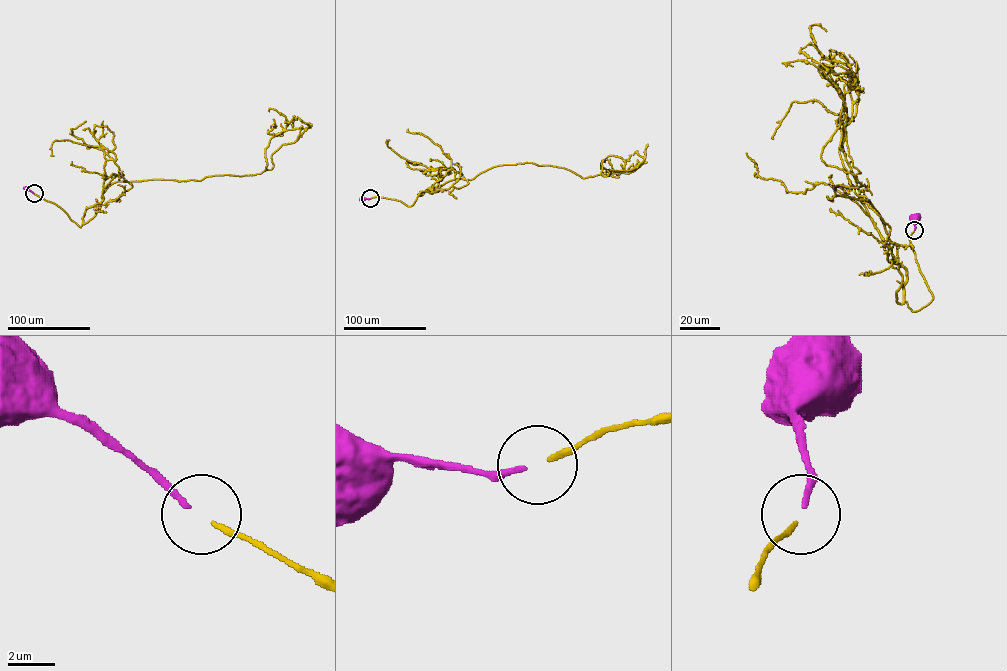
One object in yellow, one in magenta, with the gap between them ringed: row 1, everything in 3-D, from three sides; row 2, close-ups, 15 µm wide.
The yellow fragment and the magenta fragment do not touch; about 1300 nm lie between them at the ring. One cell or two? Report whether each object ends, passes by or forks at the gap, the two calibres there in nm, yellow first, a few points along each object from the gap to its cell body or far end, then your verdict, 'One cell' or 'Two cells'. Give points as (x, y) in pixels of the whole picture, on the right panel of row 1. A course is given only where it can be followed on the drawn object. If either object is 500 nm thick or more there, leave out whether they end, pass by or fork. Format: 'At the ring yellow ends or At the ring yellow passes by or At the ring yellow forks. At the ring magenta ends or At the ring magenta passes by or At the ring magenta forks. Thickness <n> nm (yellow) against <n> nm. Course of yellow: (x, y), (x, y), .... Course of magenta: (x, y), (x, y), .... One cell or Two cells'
At the ring yellow ends. At the ring magenta ends. Thickness 260 nm (yellow) against 240 nm. Course of yellow: (914, 231), (933, 298), (914, 311), (880, 215), (827, 197), (865, 185), (821, 157), (853, 75), (808, 45). Course of magenta: (914, 230), (914, 218). Two cells

